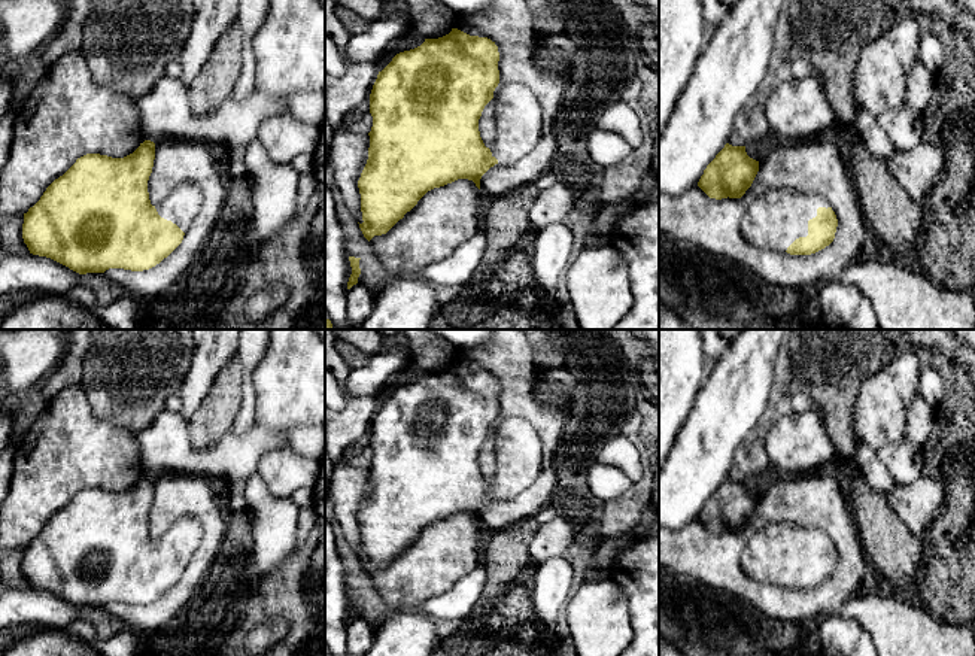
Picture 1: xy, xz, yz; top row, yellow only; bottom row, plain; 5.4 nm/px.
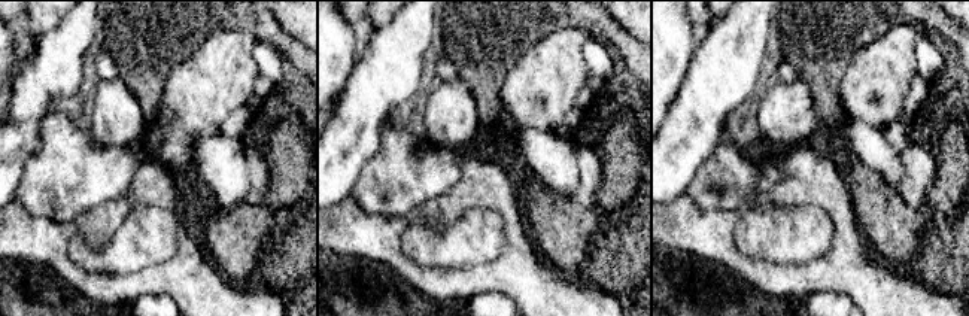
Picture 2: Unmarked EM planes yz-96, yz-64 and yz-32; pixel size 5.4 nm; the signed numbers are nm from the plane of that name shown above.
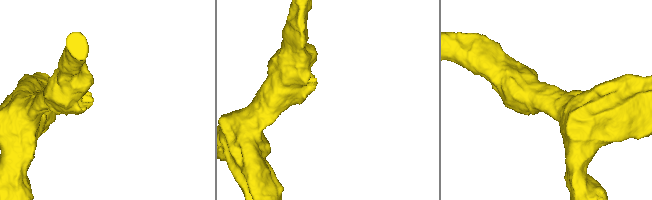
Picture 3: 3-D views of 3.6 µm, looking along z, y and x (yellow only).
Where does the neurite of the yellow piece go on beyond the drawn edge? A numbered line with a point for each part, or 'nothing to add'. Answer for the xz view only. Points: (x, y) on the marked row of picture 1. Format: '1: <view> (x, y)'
1: xz (519, 117)

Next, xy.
1: xy (182, 204)

